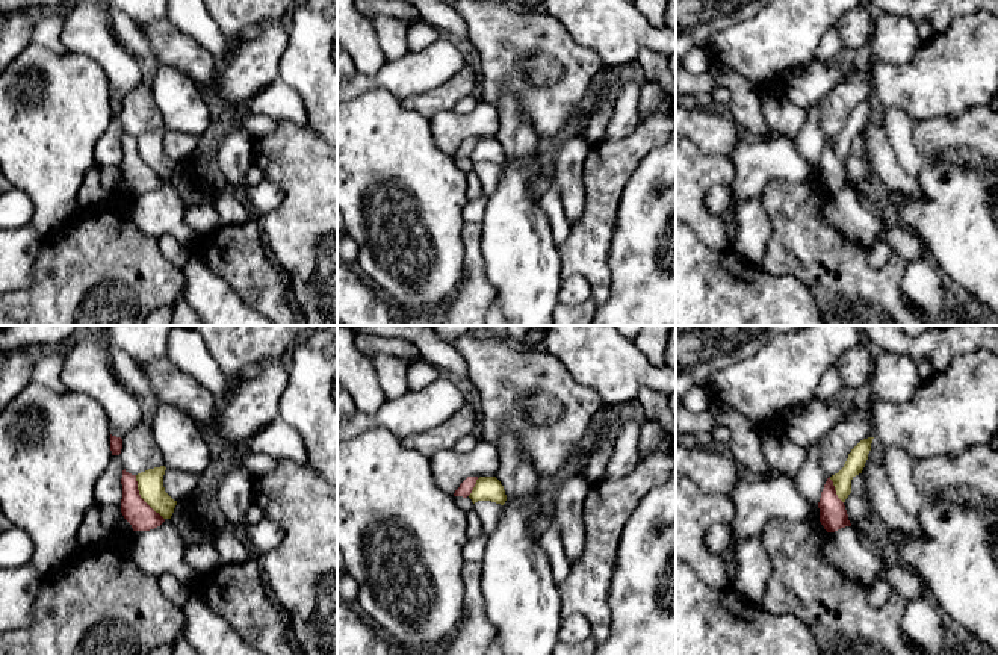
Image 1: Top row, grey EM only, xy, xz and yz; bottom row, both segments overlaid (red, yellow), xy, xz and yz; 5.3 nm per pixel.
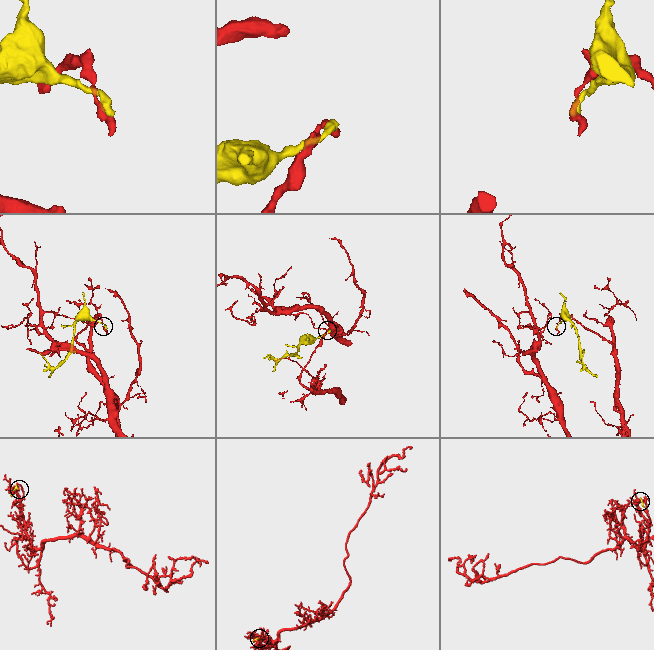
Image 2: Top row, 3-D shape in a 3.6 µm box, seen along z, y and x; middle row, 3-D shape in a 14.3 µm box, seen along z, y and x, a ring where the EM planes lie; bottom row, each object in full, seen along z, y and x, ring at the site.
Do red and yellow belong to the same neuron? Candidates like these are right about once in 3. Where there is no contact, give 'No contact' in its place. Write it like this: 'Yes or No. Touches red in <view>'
No. Touches red in xy

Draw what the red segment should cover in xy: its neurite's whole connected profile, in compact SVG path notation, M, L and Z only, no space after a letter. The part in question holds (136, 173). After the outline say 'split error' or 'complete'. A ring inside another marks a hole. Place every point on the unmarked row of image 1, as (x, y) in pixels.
M122 132L121 174L133 192L150 192L160 188L165 180L156 174L139 156L136 136Z | complete

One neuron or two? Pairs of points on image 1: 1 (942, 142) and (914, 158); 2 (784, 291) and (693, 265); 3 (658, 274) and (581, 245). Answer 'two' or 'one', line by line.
1: two
2: one
3: two

